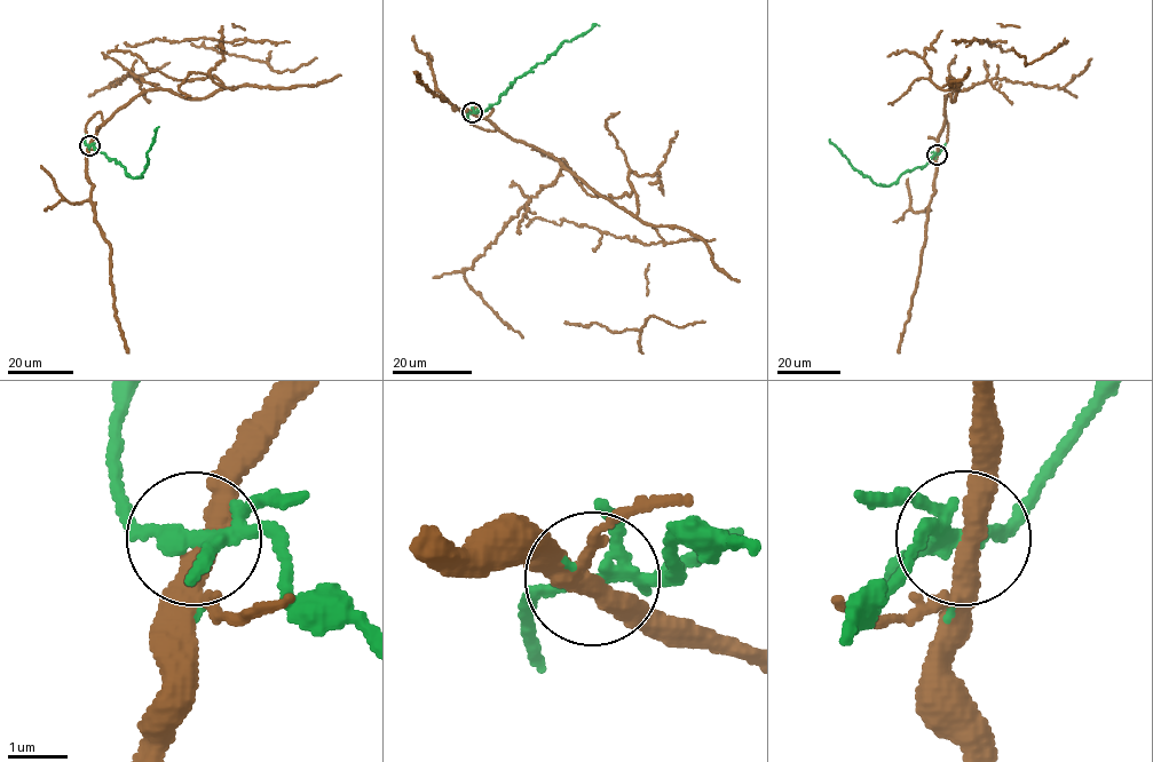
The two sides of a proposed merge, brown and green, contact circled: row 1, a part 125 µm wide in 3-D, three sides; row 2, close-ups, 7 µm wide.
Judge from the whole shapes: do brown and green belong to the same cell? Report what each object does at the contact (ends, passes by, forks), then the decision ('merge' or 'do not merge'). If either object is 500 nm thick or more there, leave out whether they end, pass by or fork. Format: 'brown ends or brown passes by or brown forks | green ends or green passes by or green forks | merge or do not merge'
brown forks | green forks | merge

